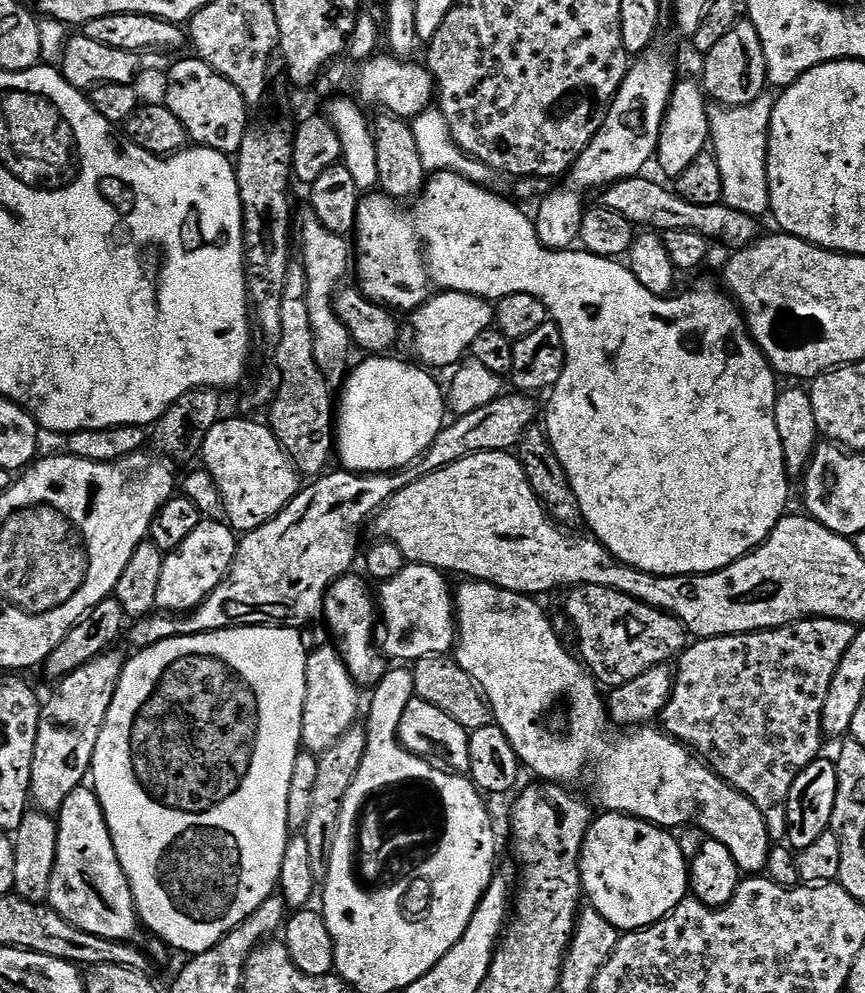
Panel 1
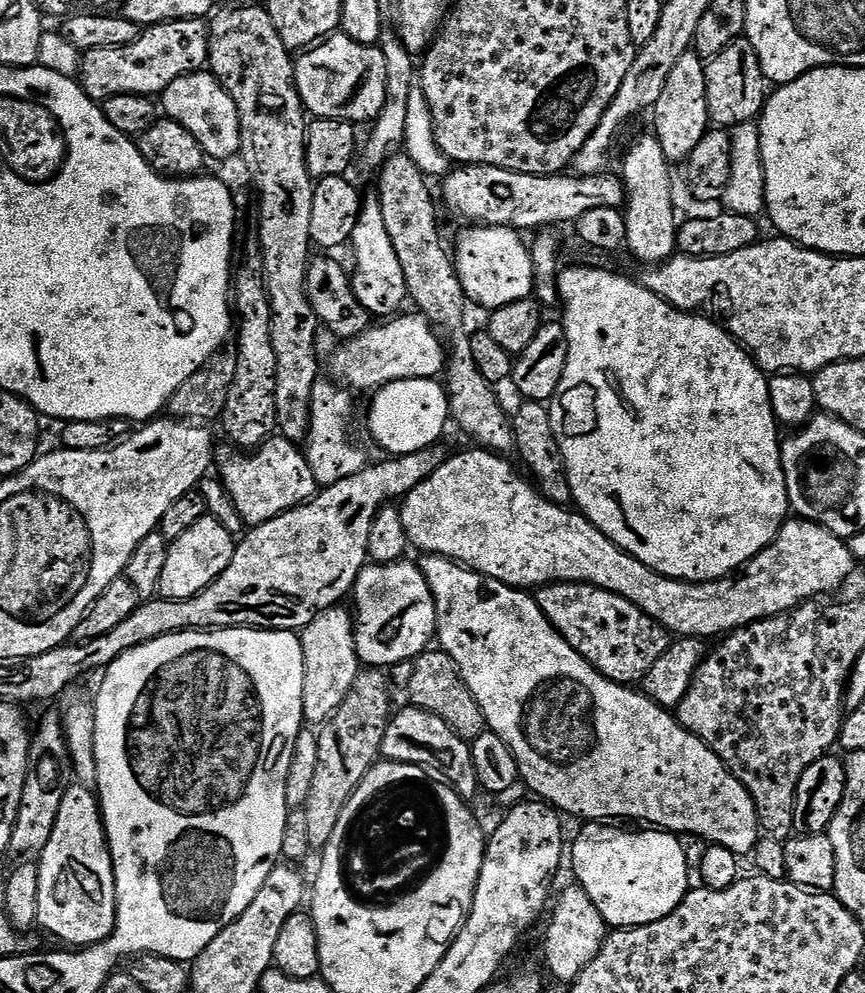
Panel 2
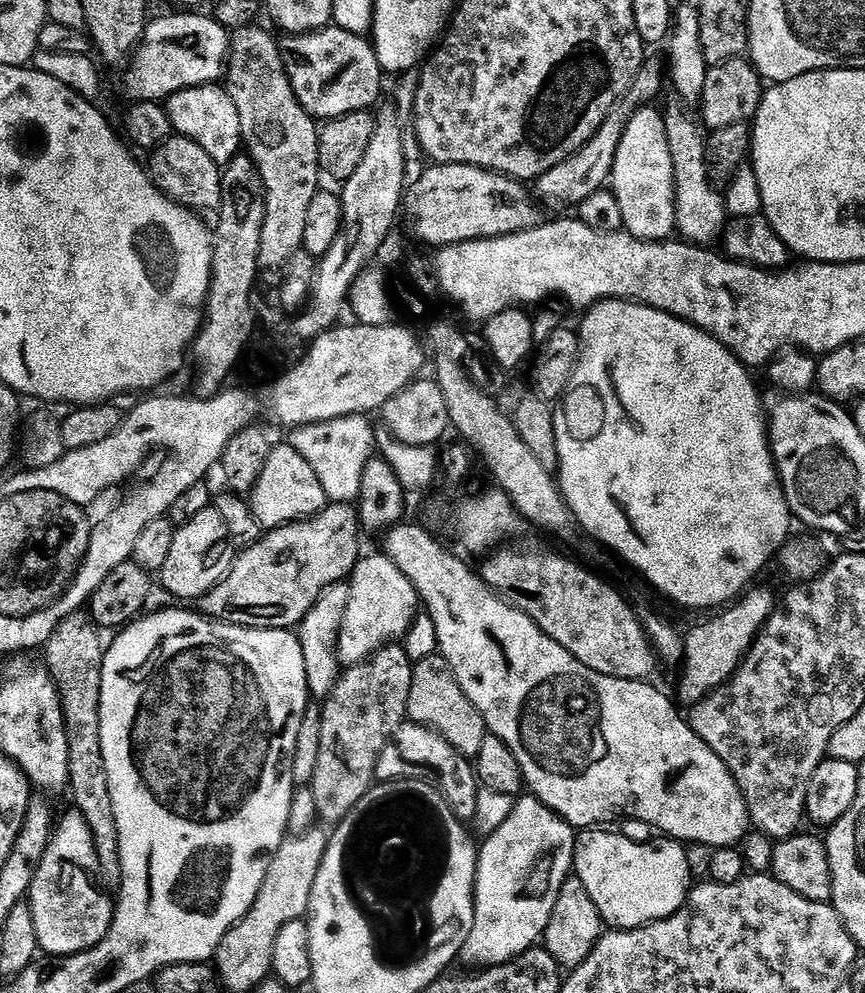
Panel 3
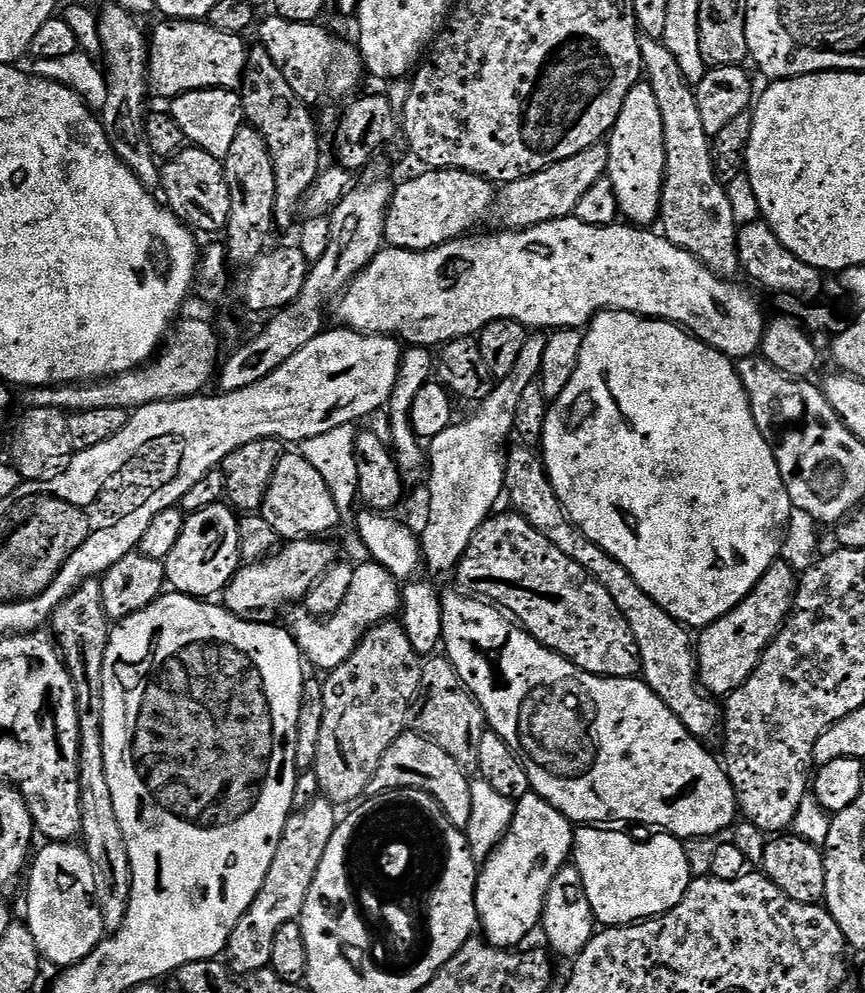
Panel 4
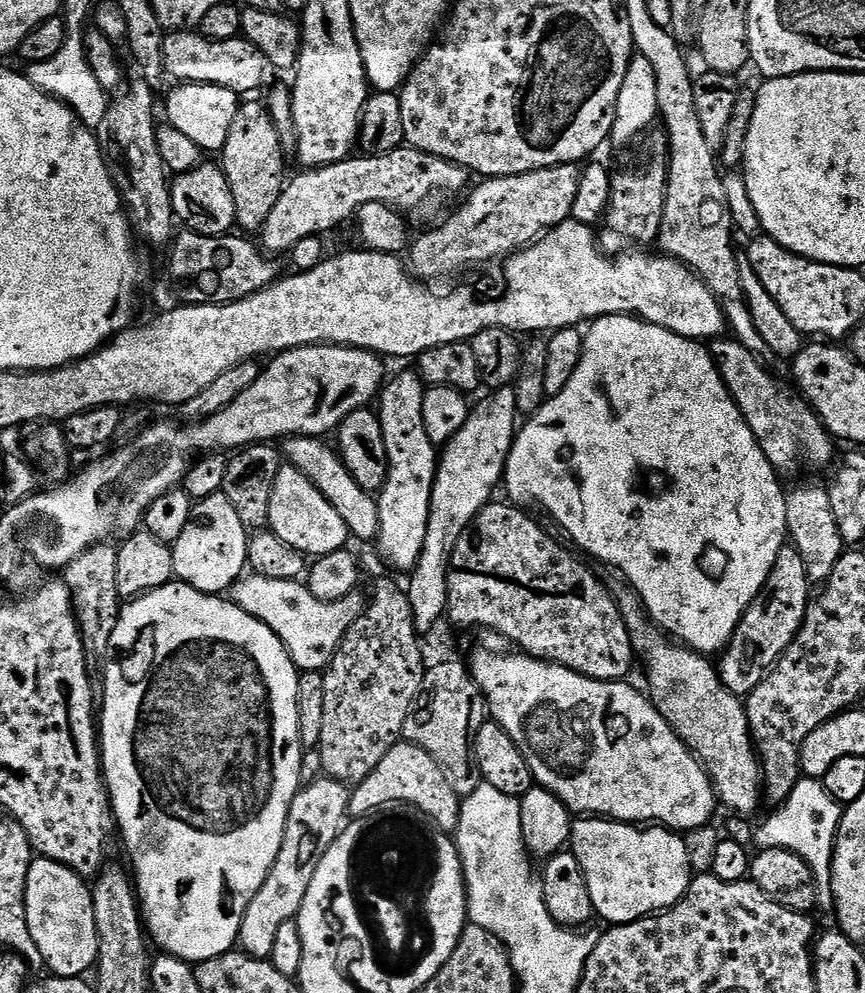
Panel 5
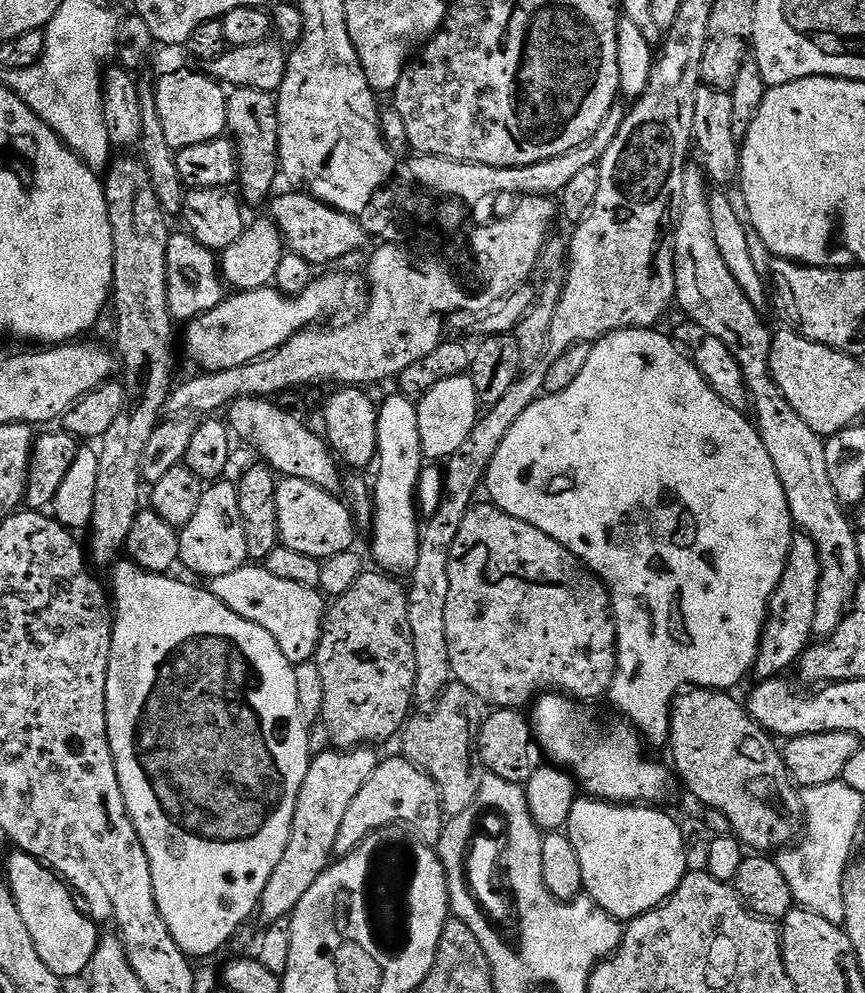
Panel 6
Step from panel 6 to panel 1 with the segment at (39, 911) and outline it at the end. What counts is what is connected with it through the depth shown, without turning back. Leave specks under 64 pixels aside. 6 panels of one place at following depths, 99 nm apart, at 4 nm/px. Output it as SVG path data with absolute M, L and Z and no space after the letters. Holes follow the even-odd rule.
M91 787L76 788L74 794L62 802L56 833L58 848L47 903L66 918L66 922L78 926L78 930L86 930L86 934L98 934L98 938L107 940L135 941L135 936L142 932L136 903L132 900L126 874L118 862L100 800Z

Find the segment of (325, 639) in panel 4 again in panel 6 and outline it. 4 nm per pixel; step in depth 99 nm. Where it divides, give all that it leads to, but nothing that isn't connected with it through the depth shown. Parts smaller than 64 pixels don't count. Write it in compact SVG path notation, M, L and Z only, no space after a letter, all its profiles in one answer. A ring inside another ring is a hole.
M245 566L230 570L230 574L211 577L210 591L234 610L234 614L262 626L262 630L278 642L282 654L286 654L292 665L315 657L326 615L325 597L317 589L298 586L298 582L286 582L286 578L270 574L267 566Z

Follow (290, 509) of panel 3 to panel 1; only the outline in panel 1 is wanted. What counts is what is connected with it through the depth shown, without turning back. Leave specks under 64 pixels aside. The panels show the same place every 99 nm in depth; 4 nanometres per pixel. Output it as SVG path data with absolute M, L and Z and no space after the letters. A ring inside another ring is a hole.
M221 418L214 426L210 426L210 434L200 447L199 459L202 466L214 478L214 486L218 486L218 494L222 494L222 506L226 506L226 523L237 533L253 532L270 522L288 503L296 497L302 487L302 477L292 464L292 459L282 450L282 446L272 433L267 423L256 420L228 420Z

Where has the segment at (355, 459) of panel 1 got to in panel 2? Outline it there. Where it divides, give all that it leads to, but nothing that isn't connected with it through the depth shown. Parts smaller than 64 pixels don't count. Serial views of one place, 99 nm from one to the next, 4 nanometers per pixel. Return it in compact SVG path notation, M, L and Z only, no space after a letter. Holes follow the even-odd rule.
M439 379L435 380L399 380L390 382L386 387L379 389L371 397L372 405L368 408L368 432L376 439L380 448L385 448L389 457L414 454L423 448L431 448L444 432L444 427L450 424L450 409L448 393L445 385Z

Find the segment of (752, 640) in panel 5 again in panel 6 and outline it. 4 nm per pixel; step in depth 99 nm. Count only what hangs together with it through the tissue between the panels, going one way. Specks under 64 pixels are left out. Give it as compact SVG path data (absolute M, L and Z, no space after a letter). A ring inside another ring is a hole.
M800 530L795 533L792 537L792 549L788 555L788 561L786 562L786 570L782 574L782 578L778 582L778 586L774 590L774 594L770 598L768 603L768 619L764 621L764 632L760 636L760 649L756 655L756 663L754 665L754 676L757 681L762 680L774 680L785 675L784 672L788 667L795 665L799 661L800 657L804 655L806 649L809 647L810 641L813 639L816 632L816 627L814 626L814 610L818 610L818 582L820 581L820 563L818 562L818 546L814 544L814 538L808 536L807 532Z

